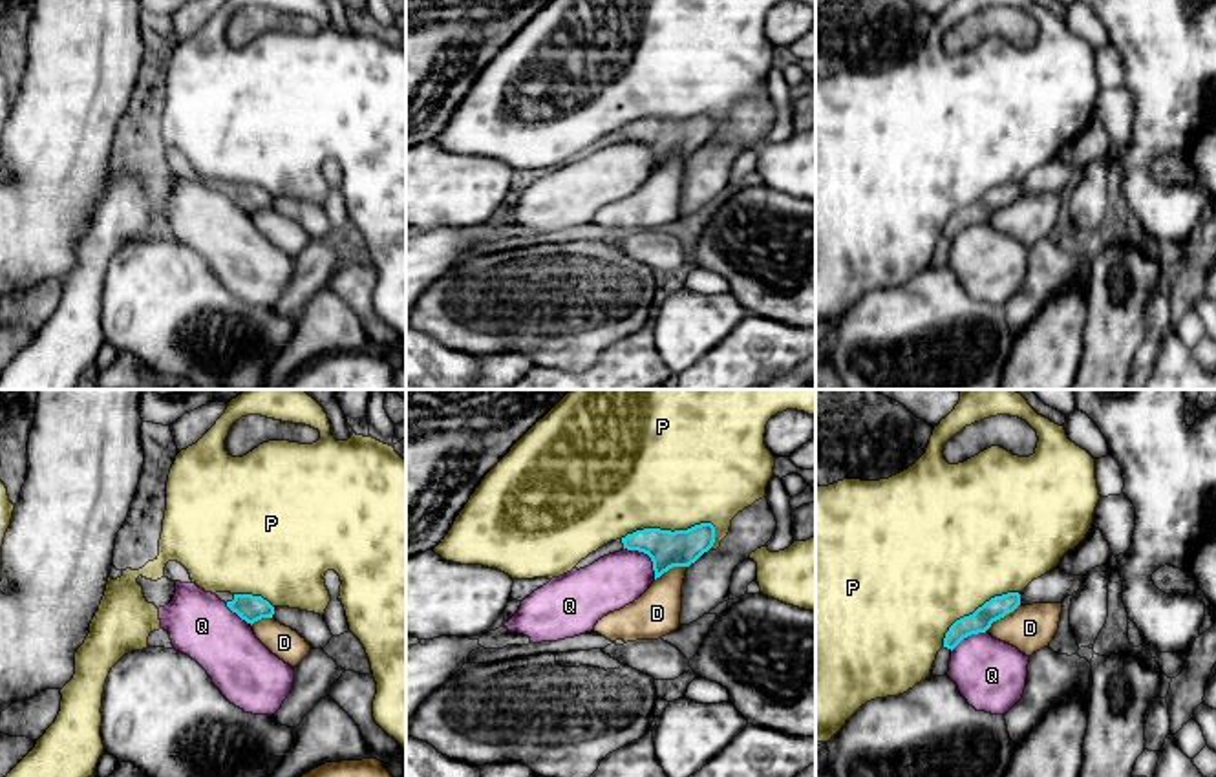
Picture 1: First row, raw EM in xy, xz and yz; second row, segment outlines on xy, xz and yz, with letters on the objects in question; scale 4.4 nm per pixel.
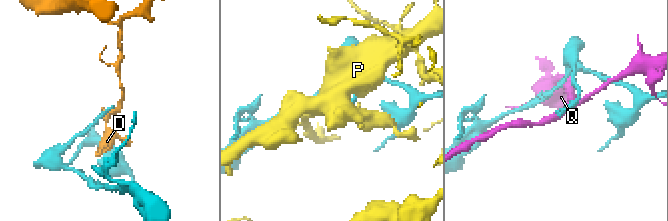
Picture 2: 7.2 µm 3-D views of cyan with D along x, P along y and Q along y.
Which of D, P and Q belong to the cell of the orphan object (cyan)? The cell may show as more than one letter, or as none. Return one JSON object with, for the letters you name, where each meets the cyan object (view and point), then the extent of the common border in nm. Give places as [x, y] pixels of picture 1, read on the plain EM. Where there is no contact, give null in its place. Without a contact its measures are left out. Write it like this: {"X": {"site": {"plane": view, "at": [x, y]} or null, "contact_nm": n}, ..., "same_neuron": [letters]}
{"same_neuron": []}

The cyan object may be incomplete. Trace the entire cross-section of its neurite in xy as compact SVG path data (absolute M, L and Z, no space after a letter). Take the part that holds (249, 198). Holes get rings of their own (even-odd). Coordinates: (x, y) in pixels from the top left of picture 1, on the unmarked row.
M216 183L216 186L225 192L232 203L236 203L251 216L261 208L272 208L274 205L274 197L261 186L230 183Z

